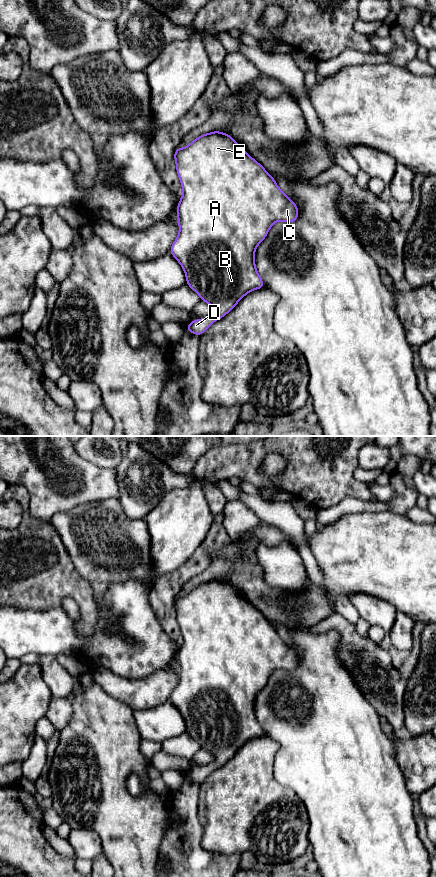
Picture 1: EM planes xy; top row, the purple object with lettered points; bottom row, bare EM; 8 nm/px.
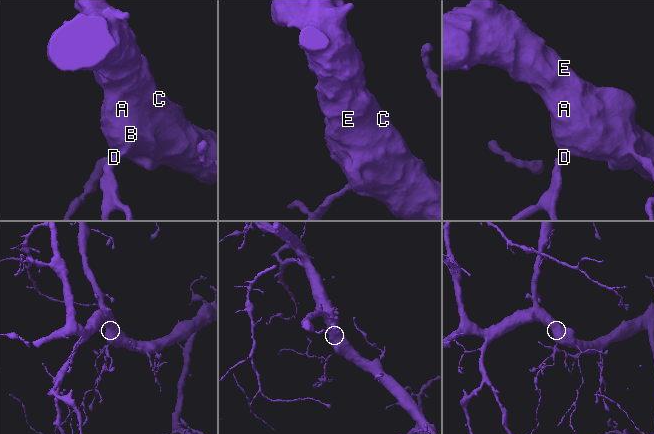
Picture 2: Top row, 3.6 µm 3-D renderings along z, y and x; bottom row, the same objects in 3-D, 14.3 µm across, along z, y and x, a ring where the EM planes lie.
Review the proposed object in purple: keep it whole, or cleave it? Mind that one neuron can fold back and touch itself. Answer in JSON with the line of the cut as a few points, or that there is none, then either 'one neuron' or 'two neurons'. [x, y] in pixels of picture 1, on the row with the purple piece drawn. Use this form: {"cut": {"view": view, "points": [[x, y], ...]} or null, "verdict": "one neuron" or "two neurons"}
{"cut": null, "verdict": "one neuron"}

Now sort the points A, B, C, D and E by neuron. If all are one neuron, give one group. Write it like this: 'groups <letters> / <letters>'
groups A B C D E

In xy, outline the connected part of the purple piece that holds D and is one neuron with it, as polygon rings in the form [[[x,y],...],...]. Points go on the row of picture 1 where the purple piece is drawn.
[[[212,131],[200,135],[186,147],[176,148],[174,151],[174,161],[176,163],[176,171],[180,179],[183,195],[176,208],[179,233],[176,240],[171,245],[169,253],[182,266],[186,276],[186,284],[200,296],[202,302],[206,302],[214,308],[214,313],[210,317],[192,320],[188,326],[185,326],[186,331],[200,337],[214,322],[227,315],[249,292],[266,287],[255,265],[254,255],[257,246],[266,238],[270,228],[275,222],[283,221],[286,223],[294,223],[299,217],[299,209],[296,203],[288,198],[279,188],[271,174],[269,174],[259,162],[251,157],[228,133]]]

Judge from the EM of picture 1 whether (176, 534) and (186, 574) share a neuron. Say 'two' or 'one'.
two

